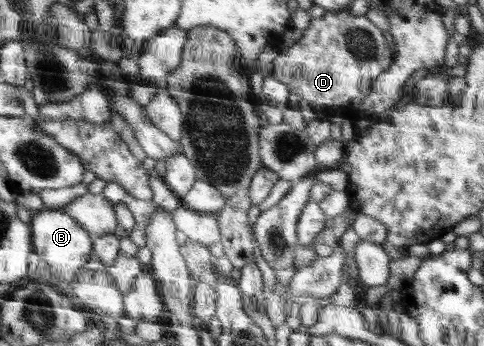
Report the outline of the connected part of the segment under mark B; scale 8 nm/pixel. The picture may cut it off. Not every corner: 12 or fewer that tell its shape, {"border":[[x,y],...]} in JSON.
{"border":[[61,209],[28,218],[35,253],[61,280],[79,277],[90,233]]}

